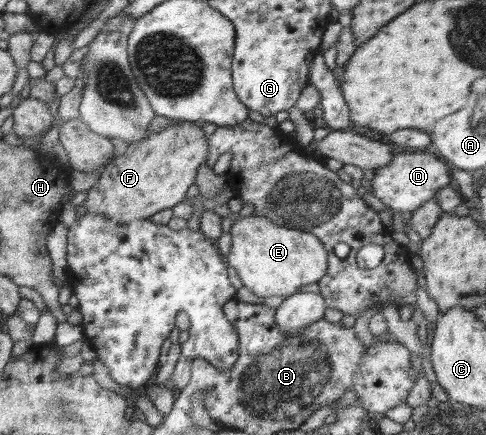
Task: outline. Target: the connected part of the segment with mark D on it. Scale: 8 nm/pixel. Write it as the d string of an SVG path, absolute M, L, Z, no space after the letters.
M424 150L393 154L389 163L374 169L370 185L373 190L370 196L379 206L400 213L418 210L423 202L433 200L441 187L455 186L442 159Z

